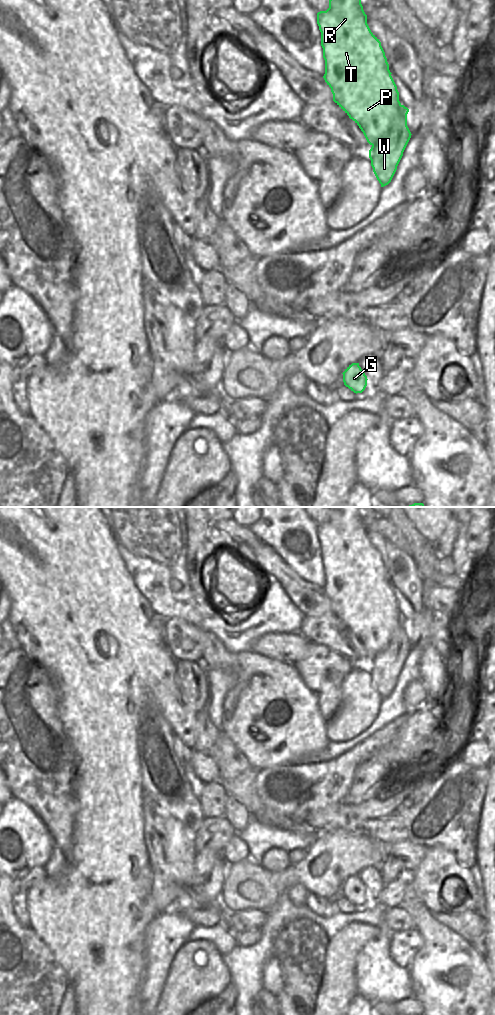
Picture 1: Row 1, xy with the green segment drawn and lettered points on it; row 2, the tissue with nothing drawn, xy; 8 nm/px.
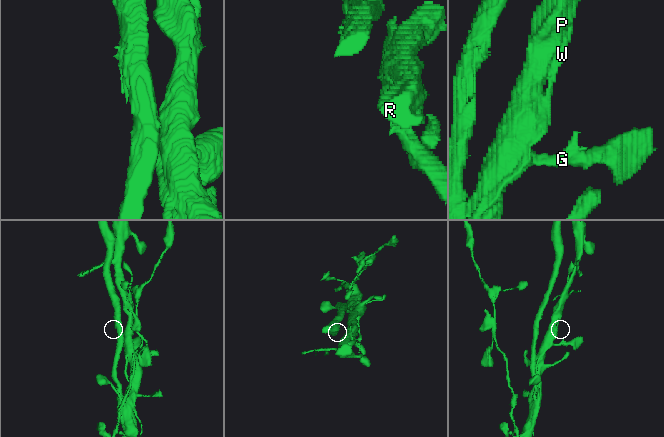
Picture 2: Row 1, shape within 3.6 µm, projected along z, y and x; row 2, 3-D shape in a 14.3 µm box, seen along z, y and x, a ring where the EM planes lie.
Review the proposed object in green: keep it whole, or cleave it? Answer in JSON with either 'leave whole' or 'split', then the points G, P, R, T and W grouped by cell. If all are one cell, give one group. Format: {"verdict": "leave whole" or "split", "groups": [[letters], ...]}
{"verdict": "split", "groups": [["G", "P", "R", "T"], ["W"]]}

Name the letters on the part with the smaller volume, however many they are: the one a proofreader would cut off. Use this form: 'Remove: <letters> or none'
Remove: W.

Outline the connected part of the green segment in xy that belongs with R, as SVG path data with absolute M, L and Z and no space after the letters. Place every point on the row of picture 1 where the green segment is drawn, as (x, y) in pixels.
M329 0L329 8L317 13L317 24L325 60L323 78L331 88L333 101L359 126L373 146L387 134L401 109L399 92L381 42L367 24L361 0Z

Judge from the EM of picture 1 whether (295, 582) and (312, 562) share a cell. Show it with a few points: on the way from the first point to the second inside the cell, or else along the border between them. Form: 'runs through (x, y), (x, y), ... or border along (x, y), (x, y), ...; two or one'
border along (283, 560), (302, 578), (321, 587); two

